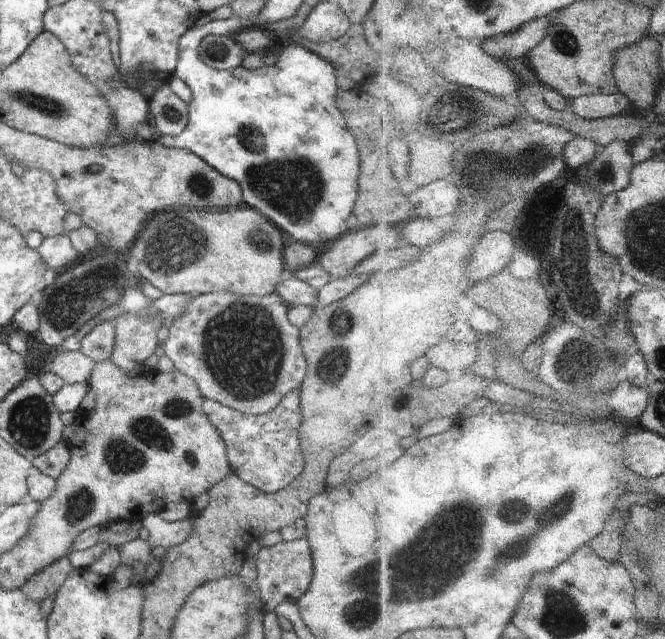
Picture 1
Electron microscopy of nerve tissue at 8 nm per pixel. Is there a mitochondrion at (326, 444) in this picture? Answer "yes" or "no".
no

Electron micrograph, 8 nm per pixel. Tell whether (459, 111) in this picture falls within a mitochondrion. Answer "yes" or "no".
yes

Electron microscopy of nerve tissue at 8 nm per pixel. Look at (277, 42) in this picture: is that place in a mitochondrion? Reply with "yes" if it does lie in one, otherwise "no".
no

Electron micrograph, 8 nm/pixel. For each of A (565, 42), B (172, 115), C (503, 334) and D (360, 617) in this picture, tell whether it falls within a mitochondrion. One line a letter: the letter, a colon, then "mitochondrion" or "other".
A: mitochondrion
B: mitochondrion
C: other
D: mitochondrion

